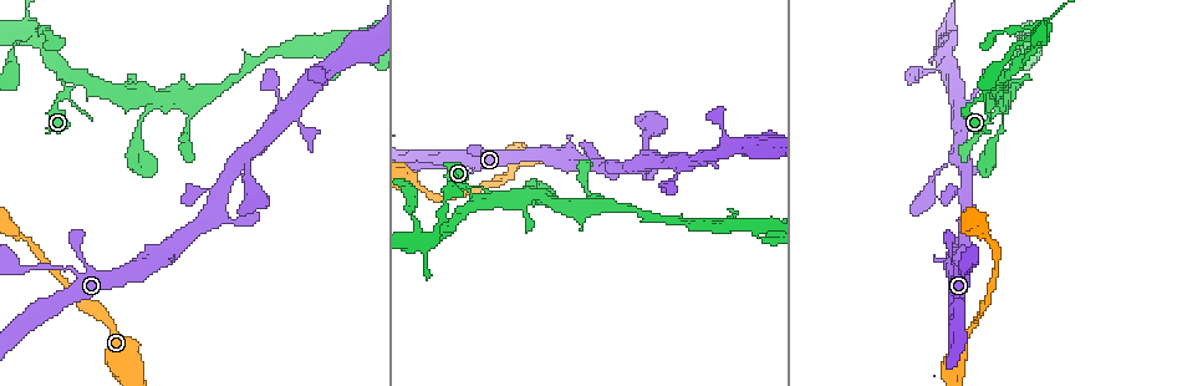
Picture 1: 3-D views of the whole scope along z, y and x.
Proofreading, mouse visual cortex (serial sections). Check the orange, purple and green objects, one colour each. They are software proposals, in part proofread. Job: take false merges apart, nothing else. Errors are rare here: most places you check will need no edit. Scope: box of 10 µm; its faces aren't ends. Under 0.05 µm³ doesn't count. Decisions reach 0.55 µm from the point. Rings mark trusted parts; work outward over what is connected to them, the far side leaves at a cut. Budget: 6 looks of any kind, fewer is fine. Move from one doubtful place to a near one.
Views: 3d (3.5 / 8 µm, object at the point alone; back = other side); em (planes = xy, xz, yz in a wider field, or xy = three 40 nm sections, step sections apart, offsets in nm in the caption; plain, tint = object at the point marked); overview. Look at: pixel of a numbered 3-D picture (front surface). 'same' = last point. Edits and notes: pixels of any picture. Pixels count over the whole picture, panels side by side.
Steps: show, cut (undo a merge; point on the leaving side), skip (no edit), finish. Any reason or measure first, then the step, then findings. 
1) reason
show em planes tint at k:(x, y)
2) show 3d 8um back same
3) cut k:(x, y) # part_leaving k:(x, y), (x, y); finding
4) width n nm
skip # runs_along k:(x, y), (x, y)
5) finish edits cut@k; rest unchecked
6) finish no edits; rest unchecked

three arms meet
show 3d 3.5um at 1:(1001, 78)

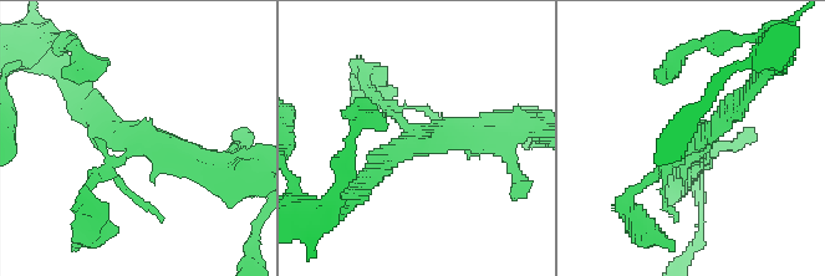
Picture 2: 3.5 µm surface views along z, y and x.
arms 3; arm_widths 150, 250, 350 nm
show em xy step 2 tint at 2:(140, 143)

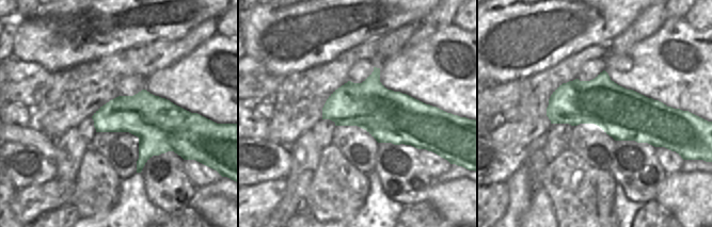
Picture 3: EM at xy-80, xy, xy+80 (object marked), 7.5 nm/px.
skip # runs_along 2:(365, 86), (422, 139), (494, 137); continuous, no second cell

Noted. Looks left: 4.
sharp bend
show 3d 3.5um at 1:(415, 237)

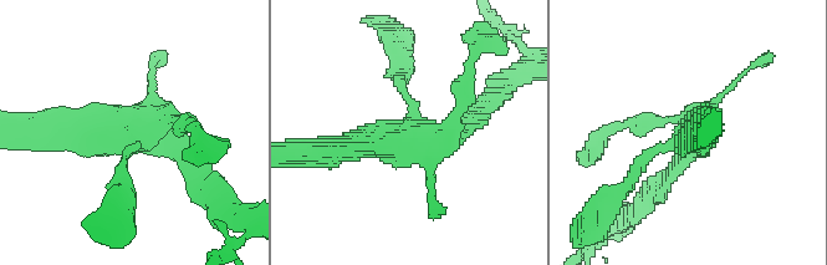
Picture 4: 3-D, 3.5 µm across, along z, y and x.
show em xy step 1 tint at 4:(409, 138)

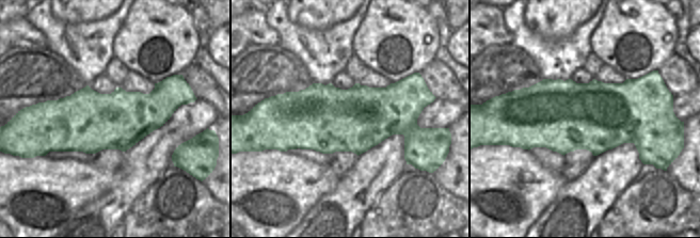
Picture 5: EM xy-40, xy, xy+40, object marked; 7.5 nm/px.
skip # runs_along 4:(469, 121), (443, 147), (415, 141), (401, 74); one cell here

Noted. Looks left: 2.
a fork
show 3d 3.5um back at 1:(956, 112)

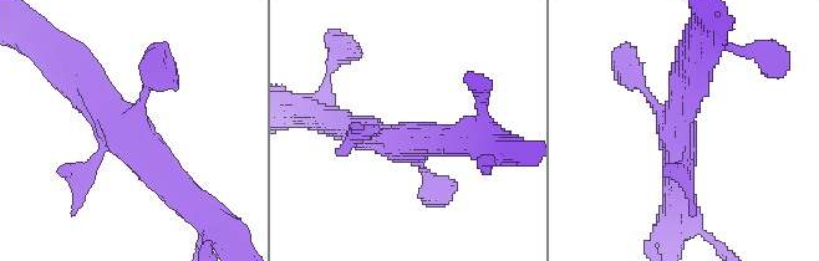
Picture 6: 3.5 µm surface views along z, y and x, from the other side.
show em xy step 3 tint at 6:(674, 128)

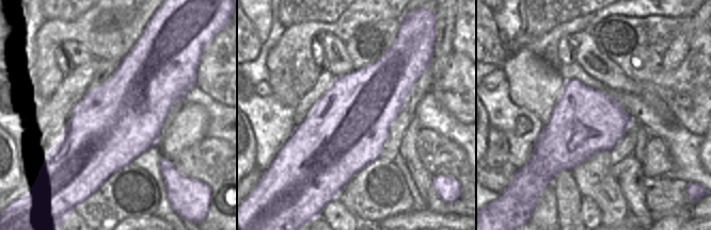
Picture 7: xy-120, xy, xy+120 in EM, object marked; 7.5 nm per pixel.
skip # runs_along 6:(181, 190), (66, 64); all the same cell

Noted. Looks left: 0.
finish no edits; rest unchecked

